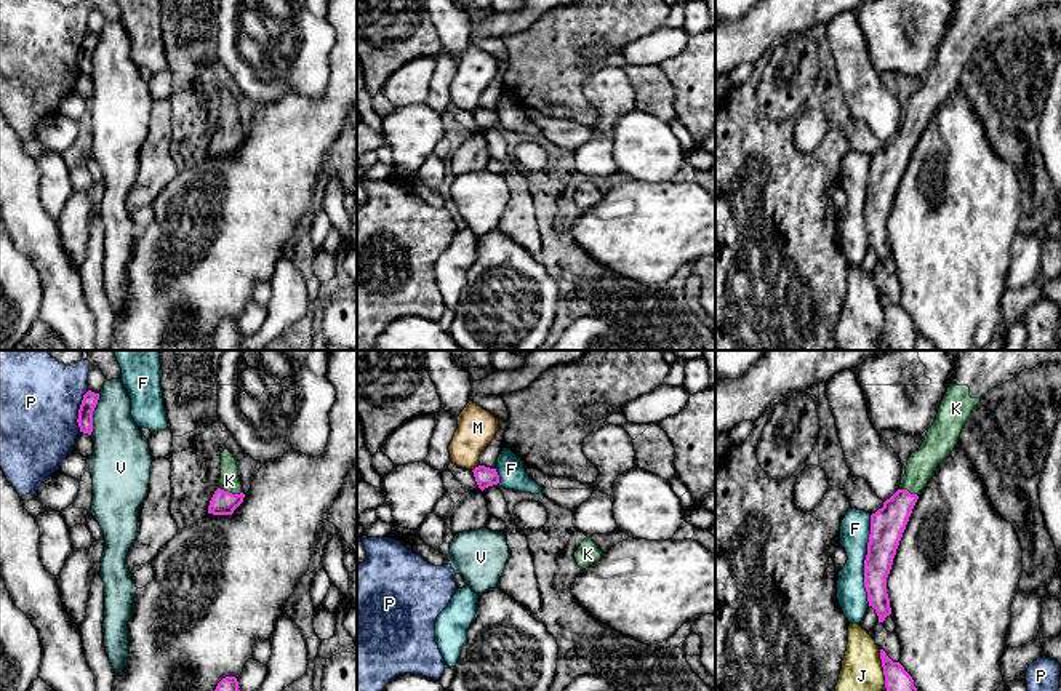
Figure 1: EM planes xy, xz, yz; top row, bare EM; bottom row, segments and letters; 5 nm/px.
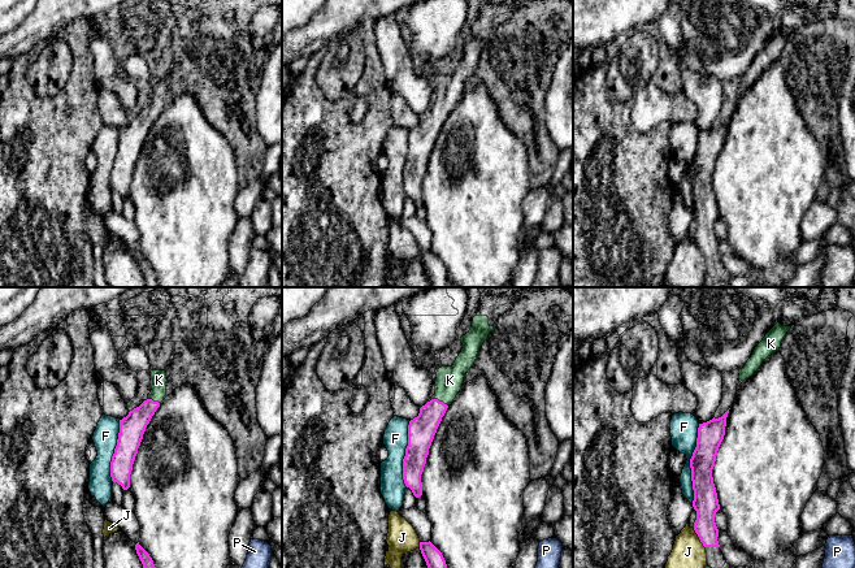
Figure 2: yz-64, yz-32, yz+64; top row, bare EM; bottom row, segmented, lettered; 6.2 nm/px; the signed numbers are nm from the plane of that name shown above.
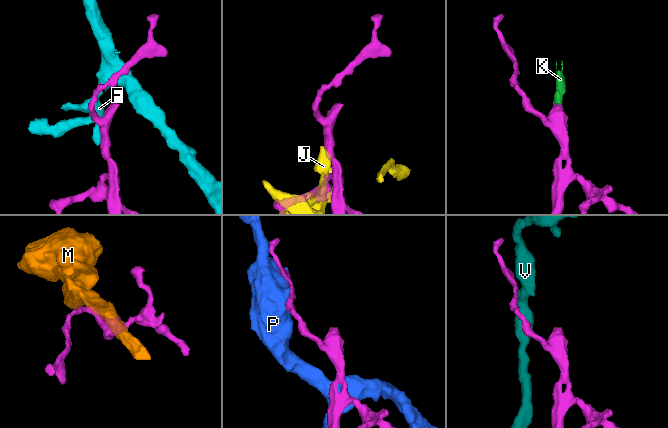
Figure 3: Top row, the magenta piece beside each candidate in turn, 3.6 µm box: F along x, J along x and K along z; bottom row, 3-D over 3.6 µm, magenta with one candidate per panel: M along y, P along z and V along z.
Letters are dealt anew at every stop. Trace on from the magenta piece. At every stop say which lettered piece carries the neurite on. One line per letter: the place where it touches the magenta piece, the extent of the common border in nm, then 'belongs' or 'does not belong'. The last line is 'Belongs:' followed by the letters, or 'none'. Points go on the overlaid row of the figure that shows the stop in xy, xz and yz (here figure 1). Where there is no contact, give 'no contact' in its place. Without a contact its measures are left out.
F: contact yz (864, 560); length 460 nm; does not belong
J: contact yz (882, 666); length 180 nm; does not belong
K: contact xy (231, 493); length 120 nm; belongs
M: contact xz (476, 467); length 50 nm; does not belong
P: contact xy (79, 411); length 220 nm; does not belong
V: contact xy (92, 415); length 220 nm; does not belong
Belongs: K

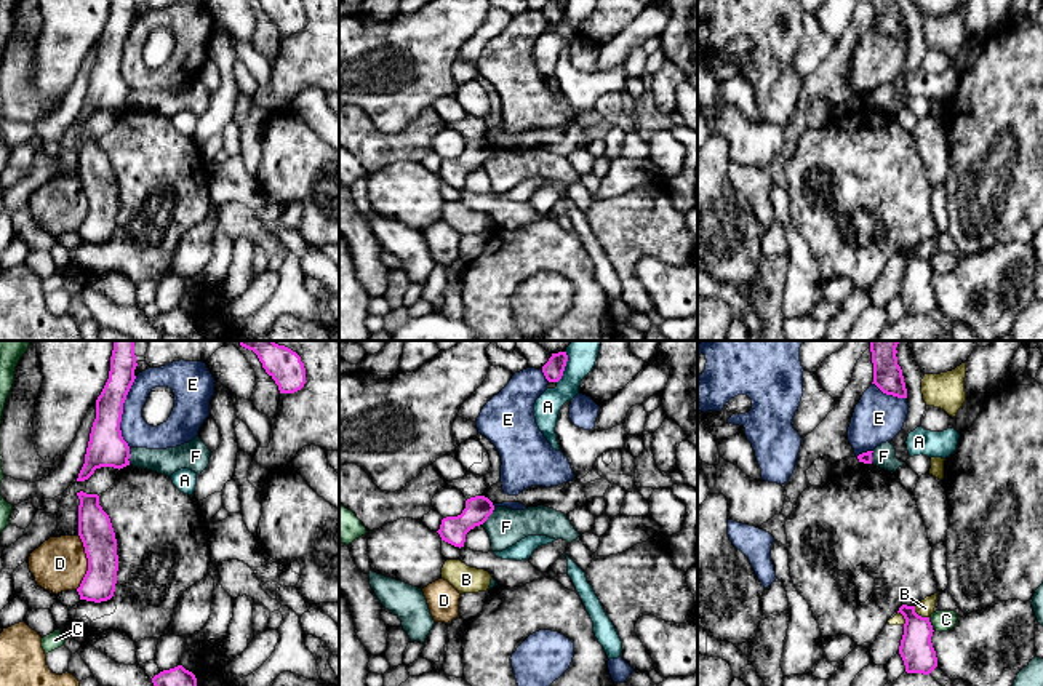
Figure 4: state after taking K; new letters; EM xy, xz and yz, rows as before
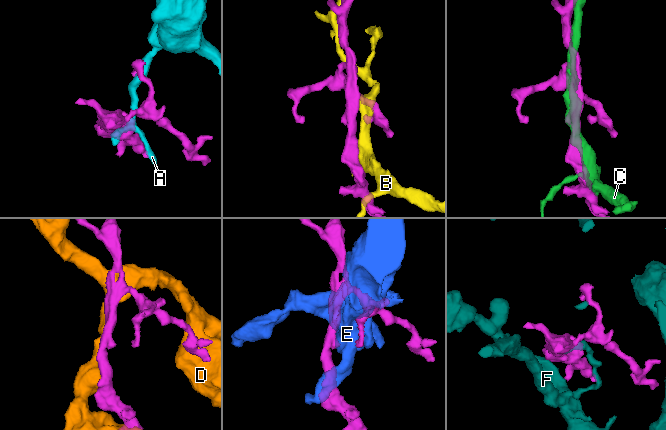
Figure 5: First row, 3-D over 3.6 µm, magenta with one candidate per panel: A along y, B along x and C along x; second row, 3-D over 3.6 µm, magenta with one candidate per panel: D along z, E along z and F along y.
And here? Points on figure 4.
A: contact xz (565, 365); length 170 nm; does not belong
B: contact yz (920, 616); length 100 nm; does not belong
C: contact yz (930, 624); length 80 nm; does not belong
D: contact xy (88, 562); length 280 nm; does not belong
E: contact xy (122, 411); length 360 nm; does not belong
F: contact xy (128, 456); length 90 nm; does not belong
Belongs: none

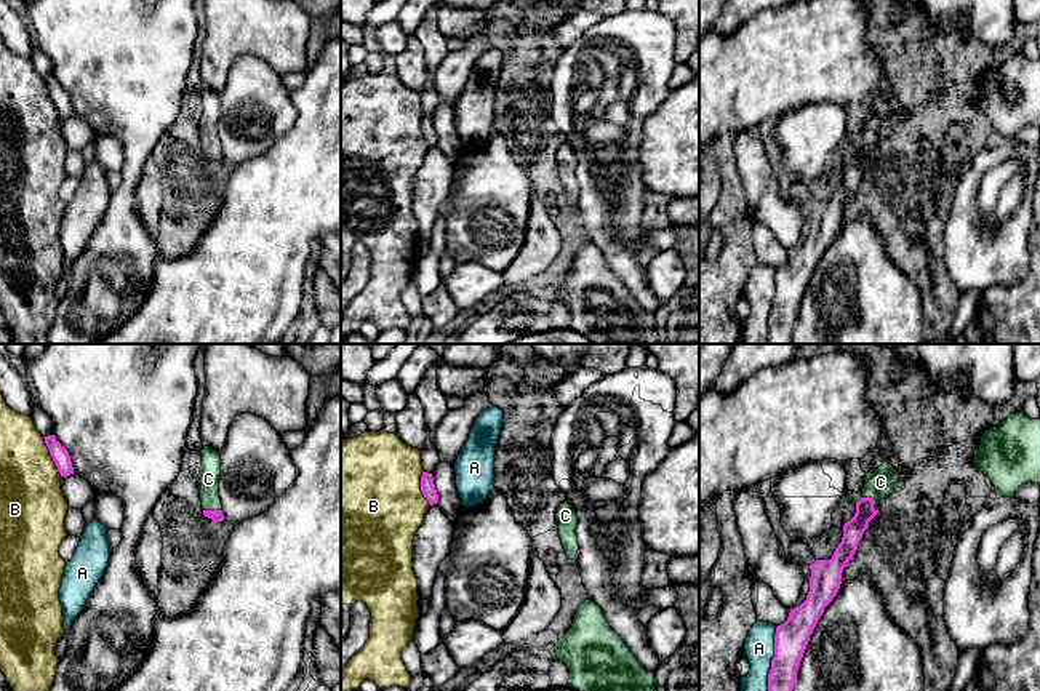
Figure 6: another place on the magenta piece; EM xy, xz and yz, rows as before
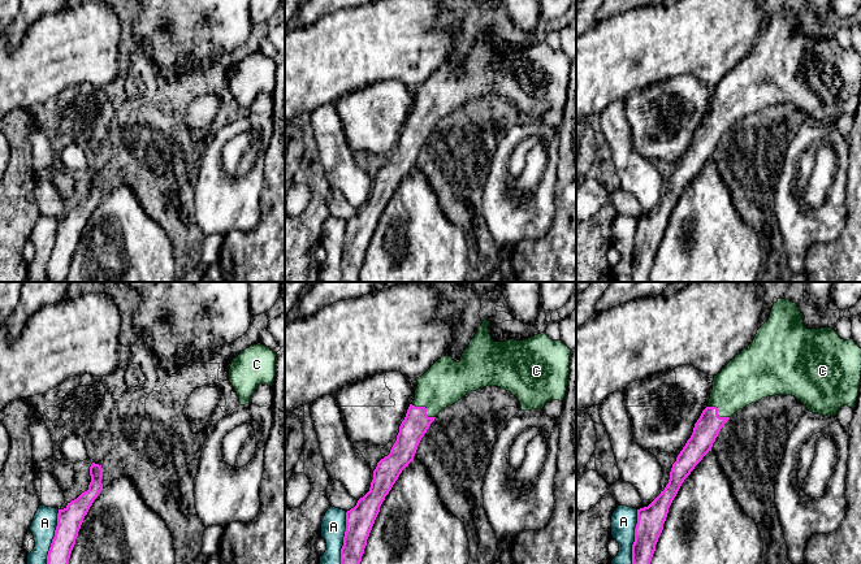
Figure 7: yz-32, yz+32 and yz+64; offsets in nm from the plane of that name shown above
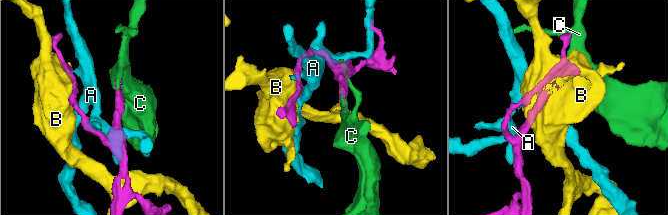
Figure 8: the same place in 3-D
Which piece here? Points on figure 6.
A: contact yz (773, 659); length 320 nm; does not belong
B: contact xy (52, 456); length 220 nm; does not belong
C: contact yz (874, 501); length 100 nm; belongs
Belongs: C

